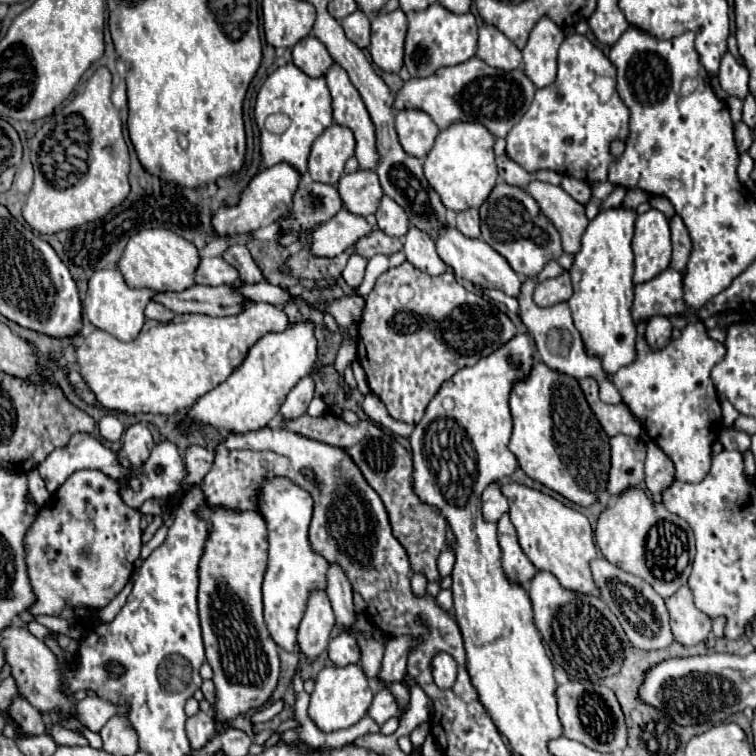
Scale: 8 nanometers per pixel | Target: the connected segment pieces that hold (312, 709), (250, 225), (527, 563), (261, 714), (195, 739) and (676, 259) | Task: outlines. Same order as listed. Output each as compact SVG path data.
M359 664L329 666L323 668L315 680L315 690L311 692L311 702L309 702L309 716L323 732L343 730L357 724L367 714L371 706L371 698L373 692Z
M287 162L275 164L271 168L261 170L247 186L247 190L241 194L241 200L237 206L223 206L221 210L217 210L213 214L213 226L217 228L217 234L221 236L241 236L241 234L253 234L255 230L277 222L279 218L283 218L291 204L293 204L293 196L295 190L299 188L301 182L301 174Z
M503 514L499 518L499 546L503 550L503 570L505 574L519 584L527 584L537 568L531 564L531 560L525 556L517 542L517 532L515 526L509 520L509 514Z
M275 702L275 704L267 704L263 706L261 710L257 710L253 716L251 716L251 722L269 722L275 714L279 714L283 710L283 702Z
M199 710L195 716L191 716L187 720L187 734L189 734L189 742L191 742L193 750L203 748L215 736L213 718Z
M673 216L669 220L671 224L671 242L673 242L673 258L671 258L671 268L683 272L685 270L685 264L687 264L687 258L691 254L691 238L687 234L687 228L681 220L681 216Z

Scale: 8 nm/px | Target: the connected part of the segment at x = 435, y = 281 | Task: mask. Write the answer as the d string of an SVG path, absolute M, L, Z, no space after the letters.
M403 262L401 266L383 272L365 300L365 310L359 320L357 360L365 370L371 392L381 398L389 416L399 422L417 424L423 418L427 404L435 396L435 390L439 390L447 378L451 378L459 368L473 366L479 362L479 358L493 354L515 334L517 328L509 316L483 296L465 290L455 280L453 272L447 270L439 276L429 276L417 270L413 264Z

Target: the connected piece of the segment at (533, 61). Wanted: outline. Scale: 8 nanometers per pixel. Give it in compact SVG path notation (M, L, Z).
M543 16L531 30L523 52L523 70L537 88L555 82L557 70L557 50L565 38L563 28L559 28L549 16Z

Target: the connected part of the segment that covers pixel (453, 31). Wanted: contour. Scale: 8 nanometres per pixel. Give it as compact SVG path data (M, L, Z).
M439 2L431 4L427 10L407 14L409 28L405 38L405 68L415 78L425 78L445 66L461 64L475 56L477 52L477 20L471 12L453 14Z

